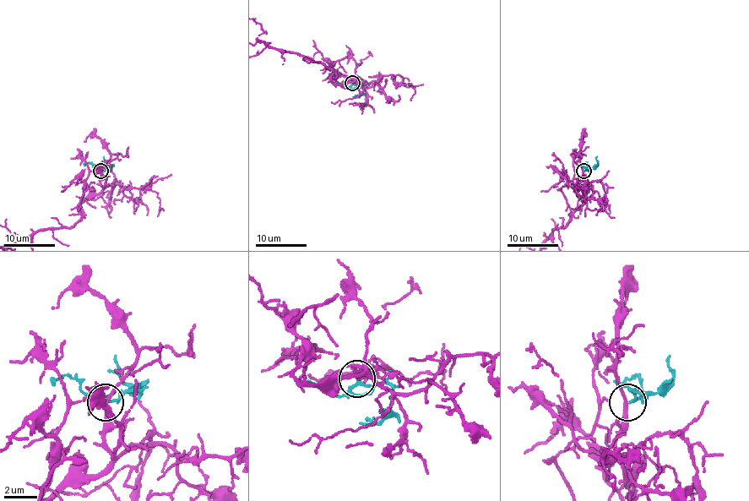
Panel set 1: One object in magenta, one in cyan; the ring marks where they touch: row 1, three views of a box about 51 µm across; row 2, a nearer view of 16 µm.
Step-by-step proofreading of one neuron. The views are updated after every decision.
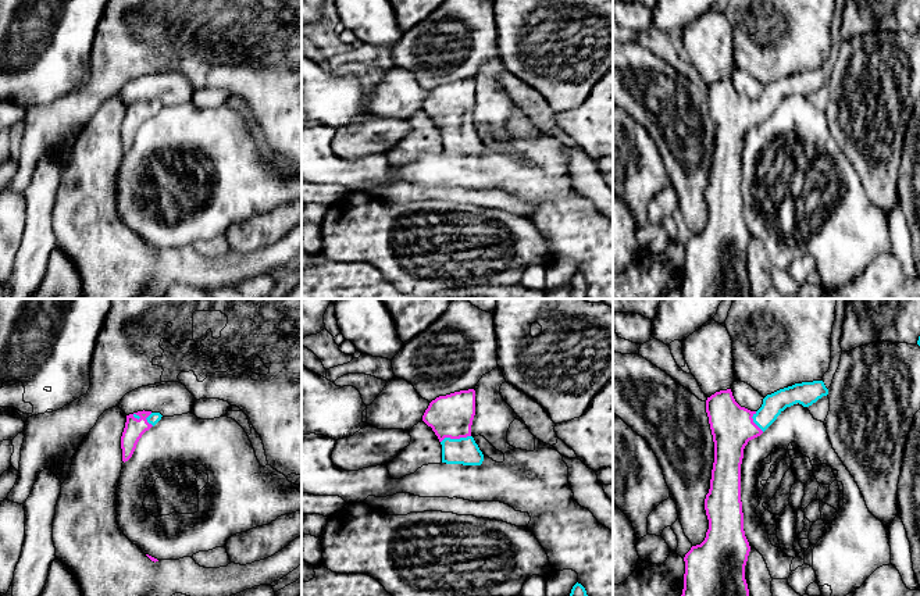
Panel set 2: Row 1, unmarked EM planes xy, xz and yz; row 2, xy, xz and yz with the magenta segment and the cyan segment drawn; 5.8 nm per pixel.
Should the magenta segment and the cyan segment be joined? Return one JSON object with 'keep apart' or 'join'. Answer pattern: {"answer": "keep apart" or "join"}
{"answer": "join"}

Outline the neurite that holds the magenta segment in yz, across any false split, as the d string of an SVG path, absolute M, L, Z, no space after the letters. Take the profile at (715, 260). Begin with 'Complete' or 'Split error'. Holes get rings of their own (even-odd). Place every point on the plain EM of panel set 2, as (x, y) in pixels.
Split error. M823 69L795 72L767 83L757 100L741 96L731 78L707 86L714 131L710 178L705 188L709 218L705 229L684 246L682 299L752 299L745 268L750 235L741 190L744 138L787 96L796 92L809 96L827 83Z

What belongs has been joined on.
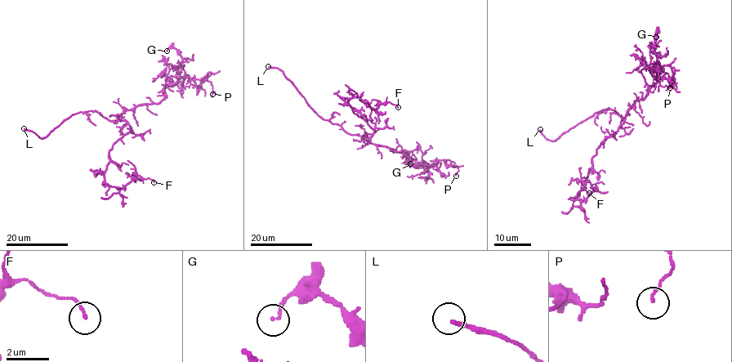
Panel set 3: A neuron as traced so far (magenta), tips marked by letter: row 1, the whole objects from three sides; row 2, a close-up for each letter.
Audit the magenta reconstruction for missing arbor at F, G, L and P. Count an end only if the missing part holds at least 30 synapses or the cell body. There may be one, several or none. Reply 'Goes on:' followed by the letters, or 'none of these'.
Goes on: L

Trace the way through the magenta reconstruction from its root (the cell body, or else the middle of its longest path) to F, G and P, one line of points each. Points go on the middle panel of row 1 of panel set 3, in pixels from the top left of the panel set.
F: (369, 136), (374, 131), (353, 111), (348, 100), (359, 97), (375, 110), (380, 105), (386, 102), (398, 107)
G: (369, 136), (362, 137), (370, 143), (402, 152), (408, 156), (410, 165), (426, 163), (410, 163)
P: (369, 136), (362, 137), (402, 152), (410, 165), (431, 167), (444, 160), (446, 164), (457, 165), (456, 176)

